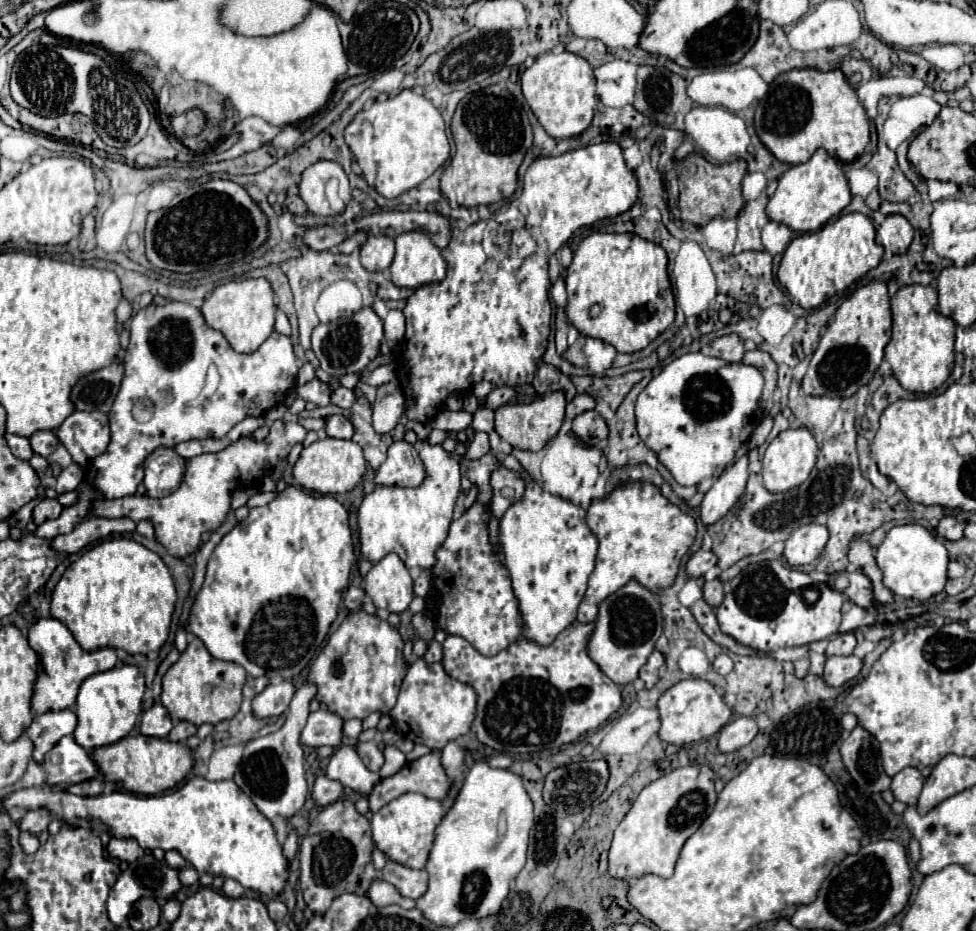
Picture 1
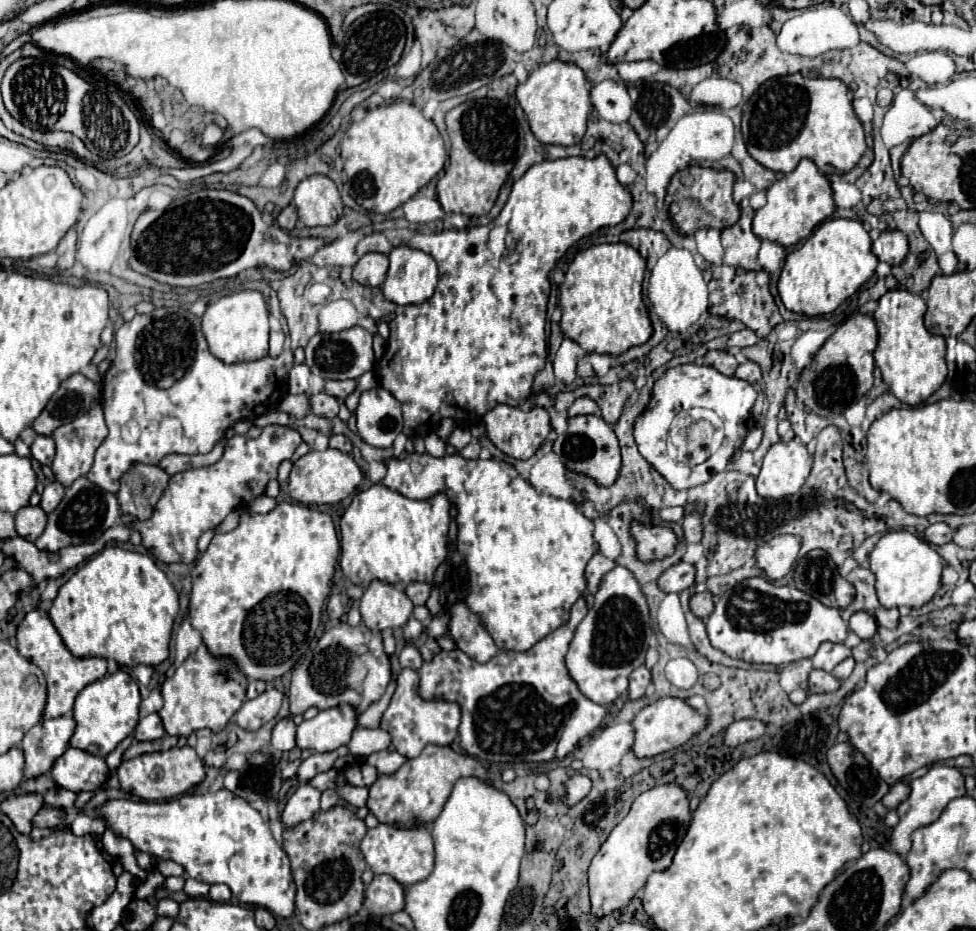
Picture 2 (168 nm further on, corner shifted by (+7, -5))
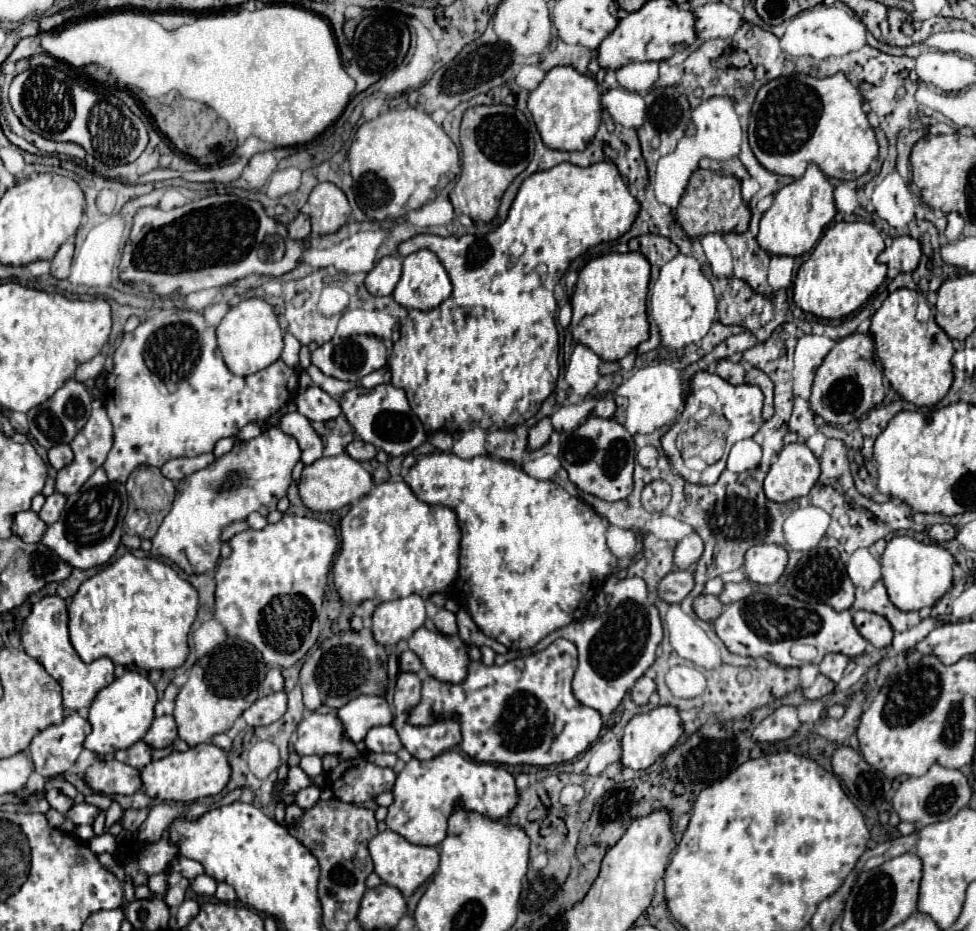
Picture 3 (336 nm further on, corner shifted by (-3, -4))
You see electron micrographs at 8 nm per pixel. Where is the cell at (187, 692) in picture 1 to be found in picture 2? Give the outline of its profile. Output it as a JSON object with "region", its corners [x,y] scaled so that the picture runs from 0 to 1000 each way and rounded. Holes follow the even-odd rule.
{"region":[[[206,694],[198,705],[194,705],[181,720],[175,728],[171,728],[167,733],[167,739],[165,739],[165,745],[167,745],[167,760],[163,765],[167,778],[169,778],[169,784],[171,788],[175,791],[196,791],[198,786],[206,784],[206,782],[214,782],[216,786],[226,786],[235,771],[247,760],[247,756],[251,754],[251,741],[253,741],[253,726],[243,718],[243,711],[235,705],[218,705],[212,694]]]}

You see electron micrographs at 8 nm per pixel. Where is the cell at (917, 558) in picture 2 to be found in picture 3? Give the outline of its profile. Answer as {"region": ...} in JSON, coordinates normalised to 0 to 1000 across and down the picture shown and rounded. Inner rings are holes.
{"region":[[[929,575],[915,577],[903,598],[905,626],[909,631],[913,648],[923,656],[942,656],[944,652],[956,652],[974,633],[976,607],[978,600],[966,585],[944,583]]]}

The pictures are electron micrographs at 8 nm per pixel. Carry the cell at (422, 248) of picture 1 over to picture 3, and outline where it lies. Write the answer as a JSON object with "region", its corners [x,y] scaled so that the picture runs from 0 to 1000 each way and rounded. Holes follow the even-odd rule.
{"region":[[[431,267],[413,276],[413,293],[403,313],[403,321],[415,332],[440,334],[462,317],[460,295],[448,274]]]}

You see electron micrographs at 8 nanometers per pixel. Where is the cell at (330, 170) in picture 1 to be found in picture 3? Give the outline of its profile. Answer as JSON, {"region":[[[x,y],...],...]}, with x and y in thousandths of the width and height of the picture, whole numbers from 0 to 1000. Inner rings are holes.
{"region":[[[327,197],[317,209],[317,233],[319,244],[327,252],[345,248],[356,240],[360,220],[353,207],[341,197]]]}

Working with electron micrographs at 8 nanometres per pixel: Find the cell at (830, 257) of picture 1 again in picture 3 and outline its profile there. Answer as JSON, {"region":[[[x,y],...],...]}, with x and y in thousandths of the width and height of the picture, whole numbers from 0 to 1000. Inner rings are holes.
{"region":[[[853,240],[815,295],[815,328],[841,343],[862,343],[874,336],[890,321],[890,317],[905,304],[909,295],[909,285],[899,280],[899,274],[905,267],[905,255],[894,240]]]}

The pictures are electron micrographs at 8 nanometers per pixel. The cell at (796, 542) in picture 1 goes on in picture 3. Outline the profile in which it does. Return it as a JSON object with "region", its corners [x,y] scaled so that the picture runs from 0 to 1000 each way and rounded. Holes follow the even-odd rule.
{"region":[[[782,583],[778,588],[769,588],[763,594],[765,622],[780,628],[790,628],[802,618],[806,603],[808,603],[808,594],[800,585]]]}

